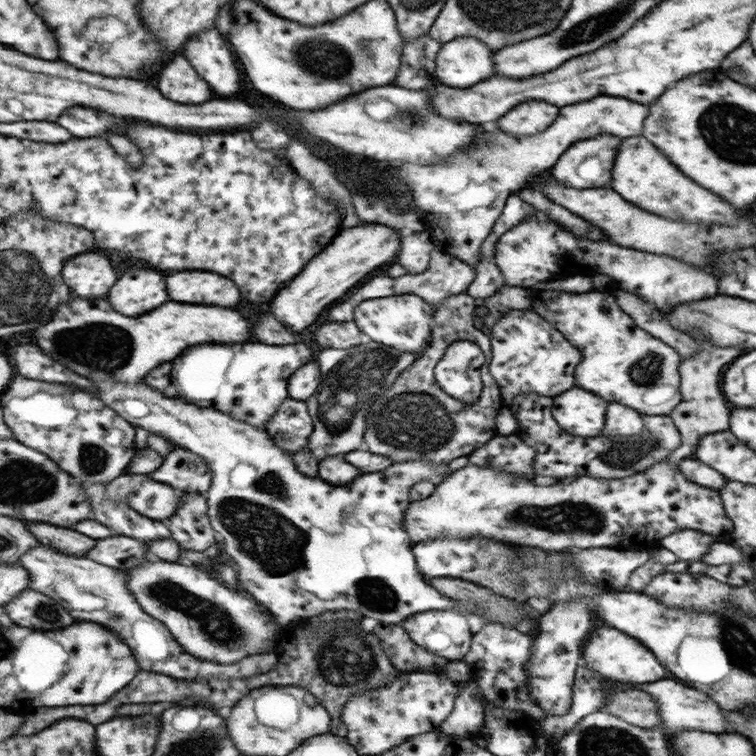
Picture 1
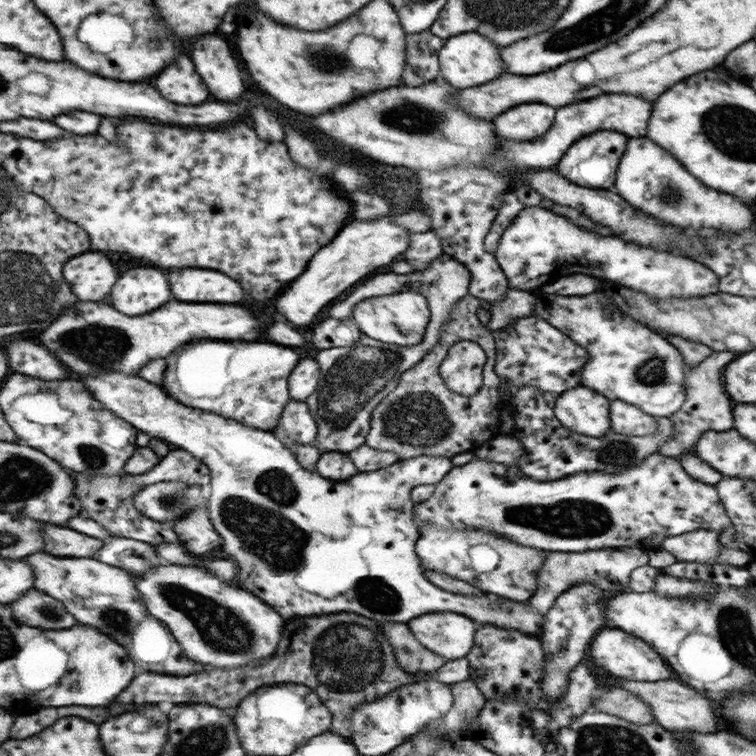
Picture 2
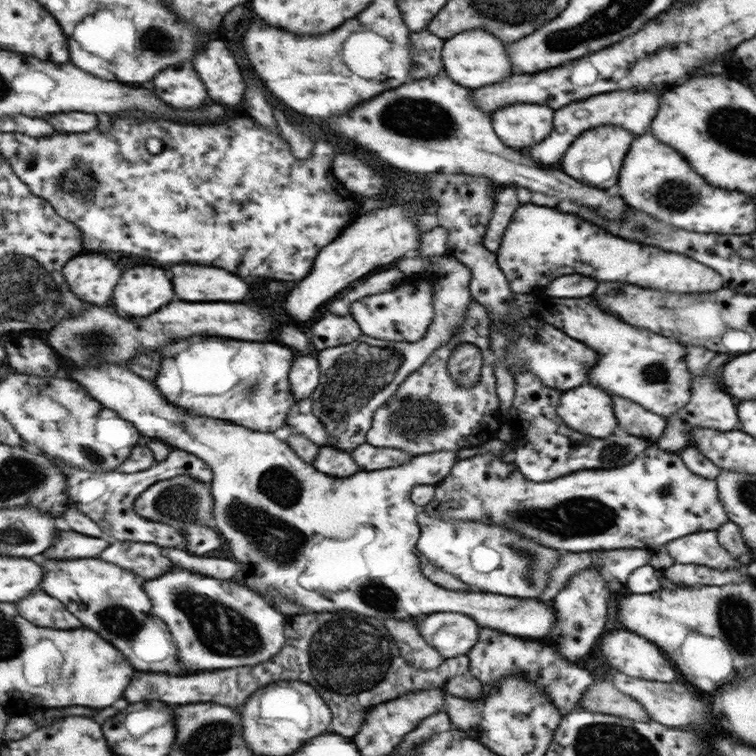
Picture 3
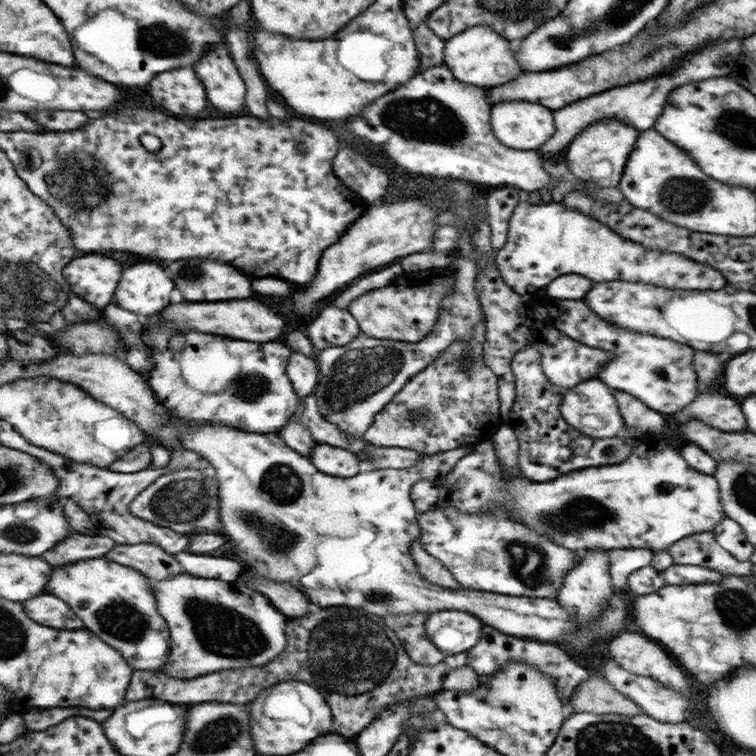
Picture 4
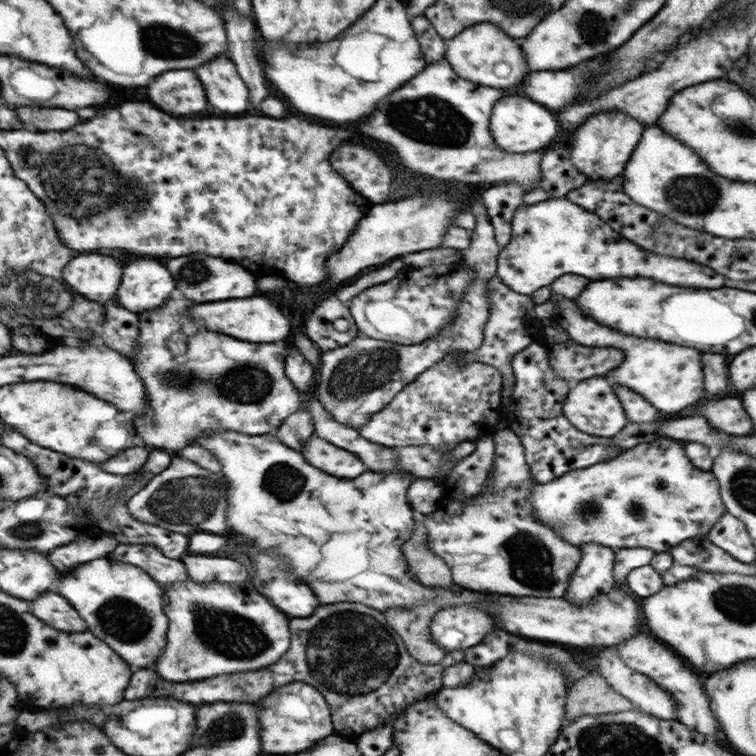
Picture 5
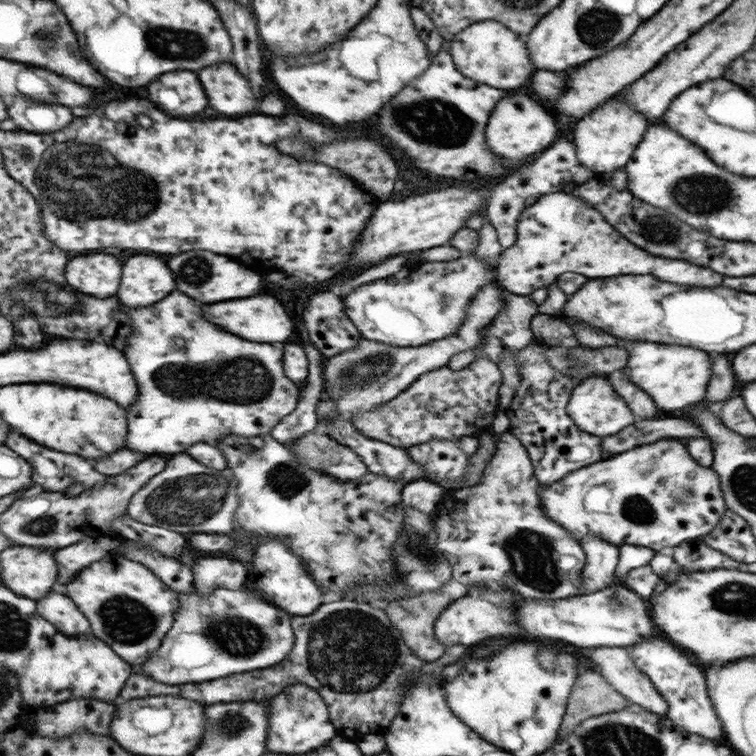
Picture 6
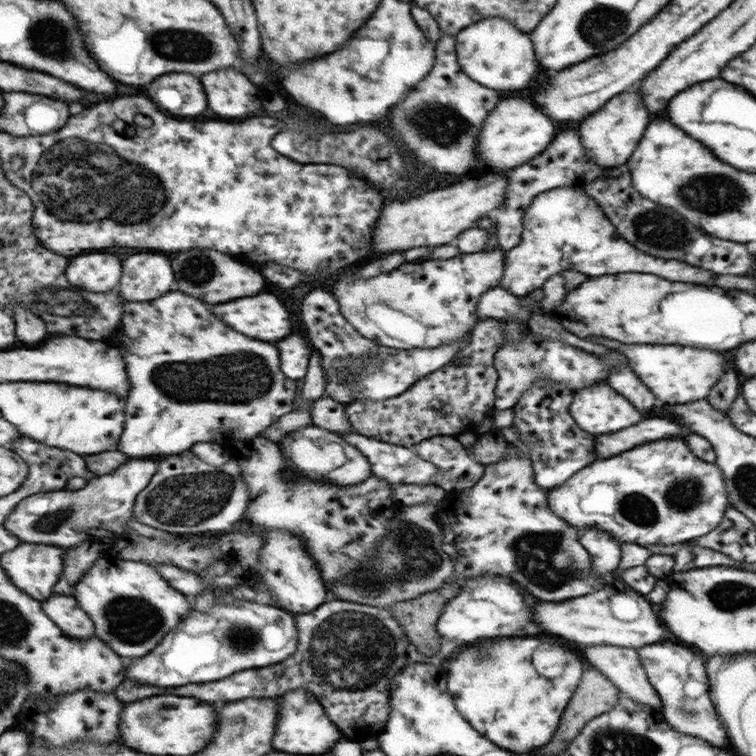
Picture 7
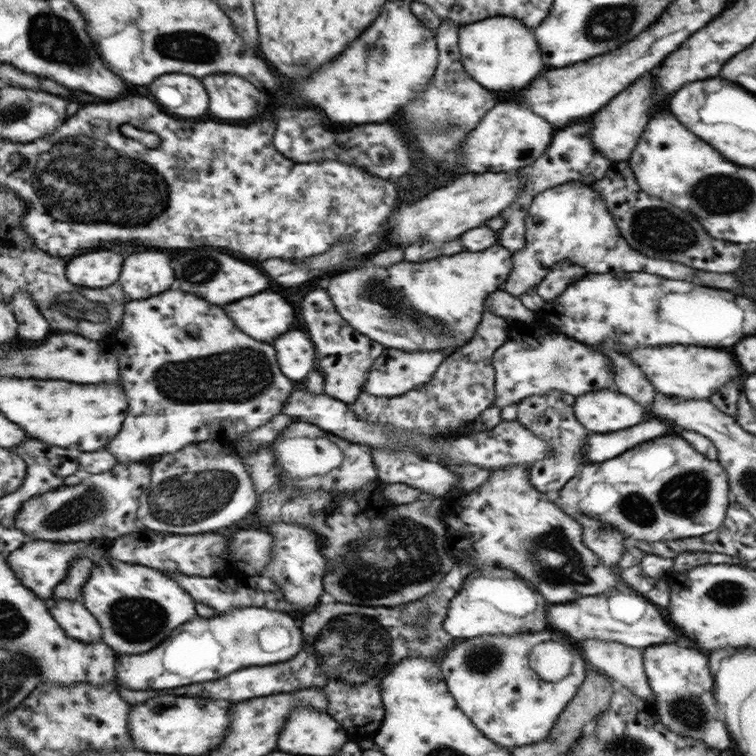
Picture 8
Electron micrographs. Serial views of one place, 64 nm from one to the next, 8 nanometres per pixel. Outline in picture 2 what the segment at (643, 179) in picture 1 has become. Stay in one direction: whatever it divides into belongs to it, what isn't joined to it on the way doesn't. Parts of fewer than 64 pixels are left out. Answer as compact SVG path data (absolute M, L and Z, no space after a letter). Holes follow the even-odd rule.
M646 135L641 137L628 137L628 142L624 148L624 154L616 168L615 184L612 189L628 202L634 209L654 219L660 220L664 224L679 227L682 230L695 228L717 228L717 230L729 230L729 232L741 232L747 230L753 224L753 214L747 206L743 206L737 198L731 198L729 194L719 194L719 191L712 188L705 188L704 183L689 174L672 154L667 150L657 146Z

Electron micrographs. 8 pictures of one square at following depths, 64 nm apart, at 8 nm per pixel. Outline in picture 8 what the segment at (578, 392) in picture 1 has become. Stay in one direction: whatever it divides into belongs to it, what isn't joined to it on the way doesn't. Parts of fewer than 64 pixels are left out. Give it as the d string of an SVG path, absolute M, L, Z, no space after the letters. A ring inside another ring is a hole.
M607 388L574 397L573 414L577 422L597 434L623 430L643 420L643 408L629 396L611 392Z

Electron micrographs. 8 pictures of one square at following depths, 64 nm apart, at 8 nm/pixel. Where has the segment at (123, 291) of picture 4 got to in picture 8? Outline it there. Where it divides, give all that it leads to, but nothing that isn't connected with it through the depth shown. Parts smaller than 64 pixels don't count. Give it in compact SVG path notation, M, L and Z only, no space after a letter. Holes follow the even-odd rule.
M141 252L125 260L121 286L131 300L145 300L157 296L175 282L175 268L171 256L161 252Z

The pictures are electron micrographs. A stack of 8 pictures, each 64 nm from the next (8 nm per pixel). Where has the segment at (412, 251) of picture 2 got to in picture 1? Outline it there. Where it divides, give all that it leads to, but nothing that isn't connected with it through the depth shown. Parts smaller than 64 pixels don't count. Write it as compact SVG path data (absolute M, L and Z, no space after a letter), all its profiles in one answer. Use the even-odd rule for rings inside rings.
M424 232L405 235L401 238L400 254L397 254L397 264L400 264L407 274L419 274L427 268L431 252L438 247L433 243L433 239Z

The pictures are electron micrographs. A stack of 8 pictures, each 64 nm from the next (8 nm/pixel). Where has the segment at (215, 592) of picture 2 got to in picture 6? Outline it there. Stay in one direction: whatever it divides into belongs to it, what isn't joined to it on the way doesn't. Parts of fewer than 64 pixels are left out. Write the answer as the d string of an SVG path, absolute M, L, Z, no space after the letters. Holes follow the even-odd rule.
M229 587L216 588L212 593L205 594L199 591L178 593L180 602L175 613L175 622L172 629L166 634L163 644L147 662L143 670L135 666L137 672L149 672L157 682L163 684L187 684L187 682L205 682L215 678L228 677L232 674L265 669L283 661L295 644L294 632L291 627L291 615L268 600L263 600L256 594L250 593L246 587L231 590Z

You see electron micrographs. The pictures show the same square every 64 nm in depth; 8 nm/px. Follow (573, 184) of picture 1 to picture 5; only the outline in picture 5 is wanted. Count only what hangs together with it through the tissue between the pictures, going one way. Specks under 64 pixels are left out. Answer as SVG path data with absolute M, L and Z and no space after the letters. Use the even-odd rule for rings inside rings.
M599 112L589 118L589 122L585 122L585 126L577 130L577 134L573 134L571 144L568 144L570 161L589 180L612 180L623 172L629 157L640 142L644 128L645 126L624 112Z

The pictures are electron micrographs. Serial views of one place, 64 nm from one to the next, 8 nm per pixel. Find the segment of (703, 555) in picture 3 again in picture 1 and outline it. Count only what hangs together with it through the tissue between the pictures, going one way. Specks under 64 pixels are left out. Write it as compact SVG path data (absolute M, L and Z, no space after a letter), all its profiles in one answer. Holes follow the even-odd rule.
M683 529L664 536L659 546L670 550L679 560L693 562L702 560L714 539L710 534Z

